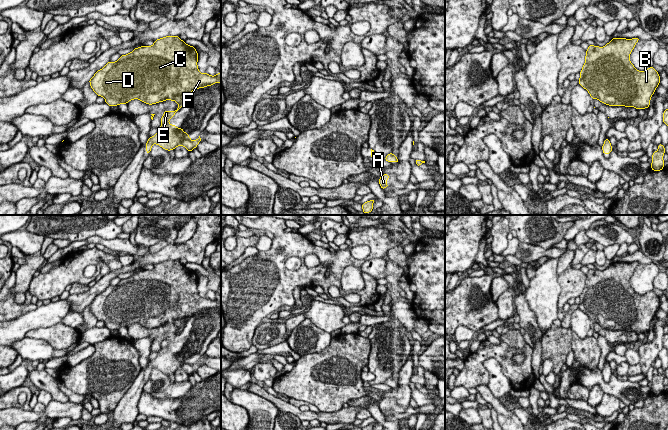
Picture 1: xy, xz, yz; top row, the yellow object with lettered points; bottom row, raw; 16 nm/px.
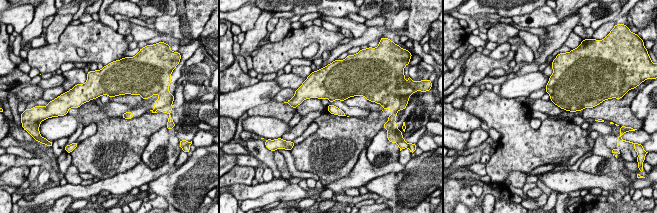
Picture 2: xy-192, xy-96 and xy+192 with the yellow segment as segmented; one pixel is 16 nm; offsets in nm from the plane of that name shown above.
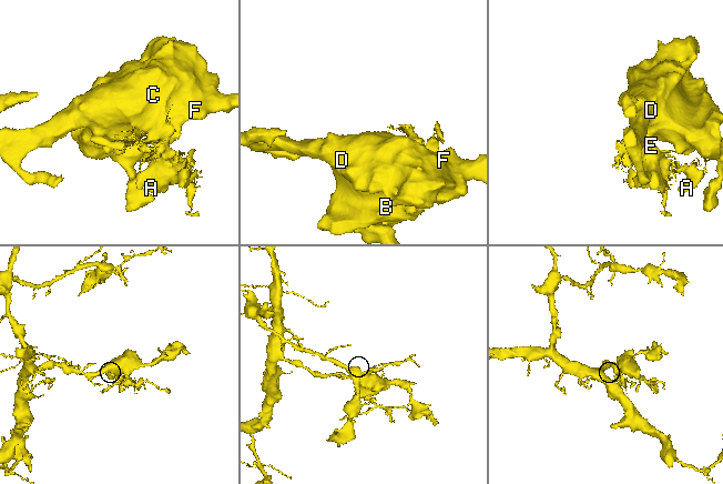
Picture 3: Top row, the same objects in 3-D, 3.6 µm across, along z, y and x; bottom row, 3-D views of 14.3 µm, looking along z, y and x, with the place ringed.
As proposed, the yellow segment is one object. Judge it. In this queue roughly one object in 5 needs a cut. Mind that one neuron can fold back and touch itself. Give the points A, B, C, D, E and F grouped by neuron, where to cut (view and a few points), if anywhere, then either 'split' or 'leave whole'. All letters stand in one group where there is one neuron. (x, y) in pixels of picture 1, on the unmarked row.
A B C D E F | no cut | leave whole

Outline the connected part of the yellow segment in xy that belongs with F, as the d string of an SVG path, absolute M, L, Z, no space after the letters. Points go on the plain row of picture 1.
M166 260L155 264L152 270L135 271L129 278L120 280L116 286L108 286L94 298L89 307L98 321L102 320L110 331L127 328L134 323L139 323L149 329L166 324L177 326L178 332L175 335L163 336L161 350L158 356L148 363L146 376L150 378L153 368L157 368L167 375L173 374L177 370L184 370L191 376L201 365L200 360L192 365L183 352L177 352L176 348L171 349L169 344L181 333L187 318L199 312L221 307L220 297L211 300L198 294L198 280L195 271L186 268L179 260Z

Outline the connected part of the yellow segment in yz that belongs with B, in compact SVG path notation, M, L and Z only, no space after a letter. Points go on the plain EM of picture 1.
M638 261L632 263L612 262L603 271L589 269L586 274L585 287L580 295L578 307L588 315L593 324L598 323L603 328L609 330L634 331L637 334L649 332L651 321L660 308L660 300L654 291L649 291L641 296L631 287L630 278L639 264Z

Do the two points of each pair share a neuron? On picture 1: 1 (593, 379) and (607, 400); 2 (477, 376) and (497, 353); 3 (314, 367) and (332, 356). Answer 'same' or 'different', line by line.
1: different
2: same
3: same

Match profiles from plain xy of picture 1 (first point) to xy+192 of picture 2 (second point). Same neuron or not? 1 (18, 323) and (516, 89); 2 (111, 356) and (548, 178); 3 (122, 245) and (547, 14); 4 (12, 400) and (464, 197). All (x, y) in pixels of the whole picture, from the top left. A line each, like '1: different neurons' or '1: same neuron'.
1: same neuron
2: different neurons
3: same neuron
4: same neuron

